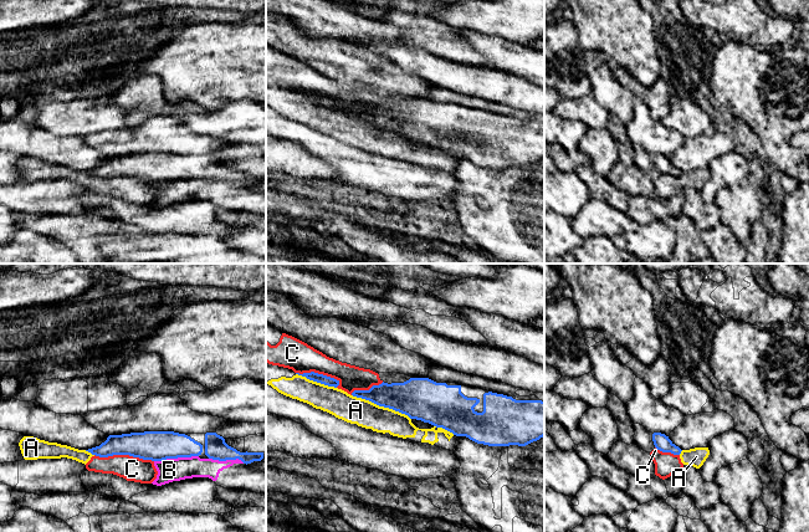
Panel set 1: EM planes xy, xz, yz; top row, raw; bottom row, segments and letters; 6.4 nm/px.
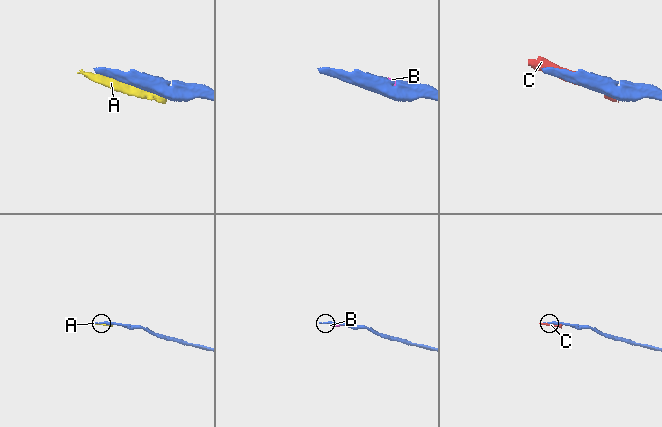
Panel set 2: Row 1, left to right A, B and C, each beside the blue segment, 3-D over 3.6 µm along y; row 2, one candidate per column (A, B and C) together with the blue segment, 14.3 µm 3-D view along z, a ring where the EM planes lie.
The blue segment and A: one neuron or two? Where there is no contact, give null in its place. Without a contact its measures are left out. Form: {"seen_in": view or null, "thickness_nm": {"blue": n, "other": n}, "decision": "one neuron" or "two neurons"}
{"seen_in": "xz", "thickness_nm": {"blue": 280, "other": 180}, "decision": "two neurons"}

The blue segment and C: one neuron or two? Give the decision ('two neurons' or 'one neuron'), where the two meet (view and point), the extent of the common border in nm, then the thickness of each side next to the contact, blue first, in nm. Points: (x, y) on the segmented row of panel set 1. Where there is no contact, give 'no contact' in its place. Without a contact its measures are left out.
two neurons | xy (124, 454) | 380 nm | 190/160 nm

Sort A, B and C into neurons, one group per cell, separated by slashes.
A C / B

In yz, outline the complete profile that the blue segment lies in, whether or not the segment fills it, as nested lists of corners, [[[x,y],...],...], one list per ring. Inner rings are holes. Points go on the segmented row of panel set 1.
[[[634,424],[634,433],[634,443],[646,452],[651,452],[655,447],[662,452],[671,452],[674,455],[680,455],[682,451],[665,434],[652,434],[640,424]]]

